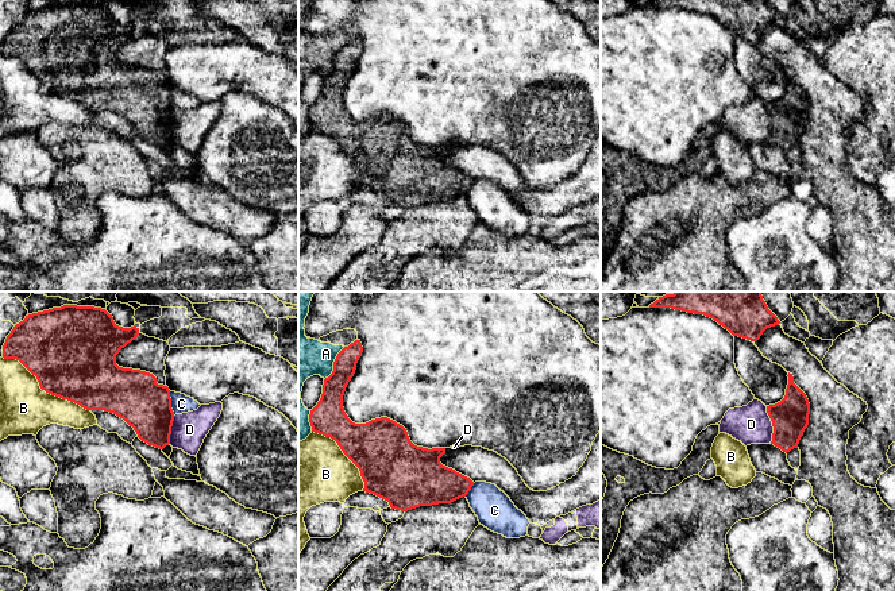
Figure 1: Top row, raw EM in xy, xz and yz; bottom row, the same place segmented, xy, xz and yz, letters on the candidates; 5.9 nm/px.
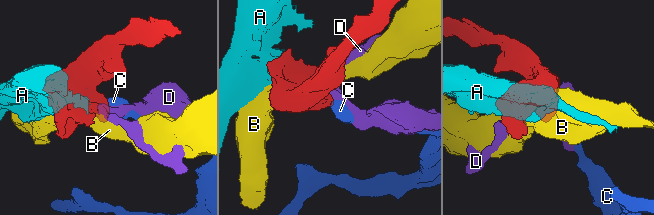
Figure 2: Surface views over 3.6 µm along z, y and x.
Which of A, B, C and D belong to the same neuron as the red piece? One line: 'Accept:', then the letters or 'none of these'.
Accept: none of these

